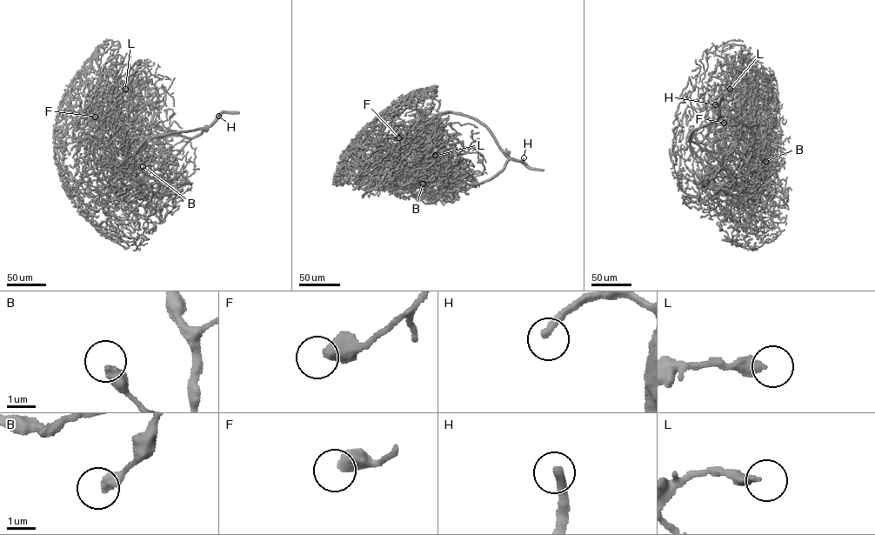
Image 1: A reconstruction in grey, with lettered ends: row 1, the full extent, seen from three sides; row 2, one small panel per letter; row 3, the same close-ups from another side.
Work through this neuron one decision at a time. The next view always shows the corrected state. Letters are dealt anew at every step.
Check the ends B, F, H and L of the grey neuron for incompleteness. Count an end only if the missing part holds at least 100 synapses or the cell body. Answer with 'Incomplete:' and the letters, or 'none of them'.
Incomplete: H

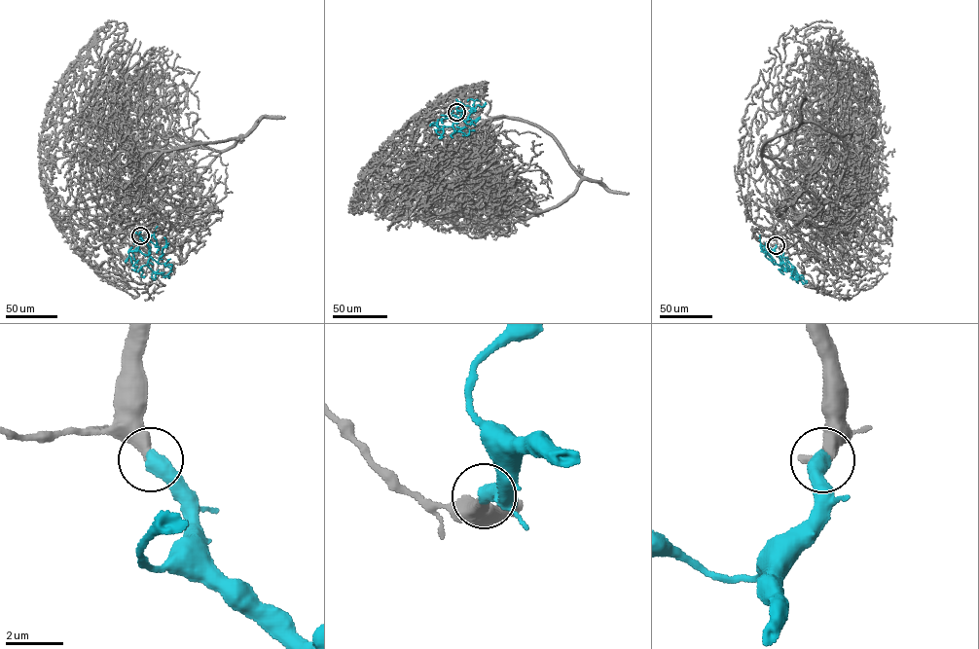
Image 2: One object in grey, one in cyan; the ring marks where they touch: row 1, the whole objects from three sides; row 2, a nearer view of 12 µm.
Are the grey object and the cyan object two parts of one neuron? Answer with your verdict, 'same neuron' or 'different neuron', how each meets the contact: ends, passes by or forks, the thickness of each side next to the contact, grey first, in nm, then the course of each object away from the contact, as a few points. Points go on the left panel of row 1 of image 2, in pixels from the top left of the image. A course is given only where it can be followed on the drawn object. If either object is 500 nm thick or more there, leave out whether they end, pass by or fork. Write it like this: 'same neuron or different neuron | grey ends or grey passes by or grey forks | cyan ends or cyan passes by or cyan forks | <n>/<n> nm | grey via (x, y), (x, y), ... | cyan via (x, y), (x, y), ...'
same neuron | 400/550 nm | grey via (140, 235), (159, 221), (144, 178), (162, 154), (242, 136), (137, 149), (118, 126), (130, 89), (95, 128) | cyan via (140, 235), (147, 244), (150, 258), (142, 270), (134, 270), (136, 267), (129, 257), (126, 262), (132, 248)

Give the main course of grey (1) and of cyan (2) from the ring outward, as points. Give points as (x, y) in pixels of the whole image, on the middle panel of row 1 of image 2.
1: (456, 113), (474, 145), (493, 117), (540, 126), (581, 180), (520, 217), (451, 198), (463, 175), (420, 220)
2: (456, 113), (461, 111), (457, 121), (439, 134), (438, 123), (430, 125), (443, 120)

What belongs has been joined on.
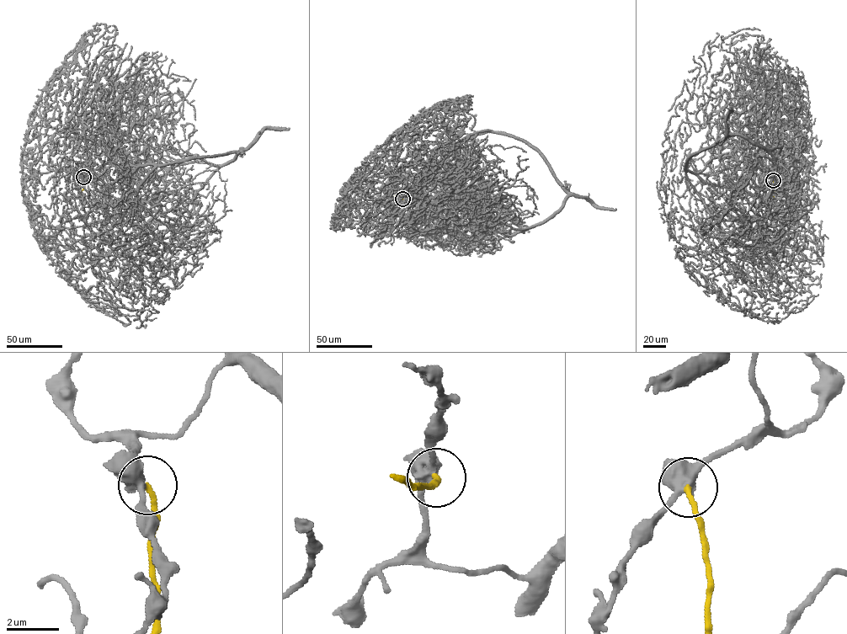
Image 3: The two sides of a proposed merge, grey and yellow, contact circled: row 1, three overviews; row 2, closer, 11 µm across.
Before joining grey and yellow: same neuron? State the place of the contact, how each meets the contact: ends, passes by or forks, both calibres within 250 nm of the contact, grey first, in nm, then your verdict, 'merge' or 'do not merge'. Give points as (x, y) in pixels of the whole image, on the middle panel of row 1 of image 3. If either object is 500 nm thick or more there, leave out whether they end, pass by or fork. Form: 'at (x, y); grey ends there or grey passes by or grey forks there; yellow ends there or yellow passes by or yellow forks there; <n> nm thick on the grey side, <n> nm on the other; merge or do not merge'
at (402, 199); grey forks there; yellow ends there; 400 nm thick on the grey side, 190 nm on the other; merge

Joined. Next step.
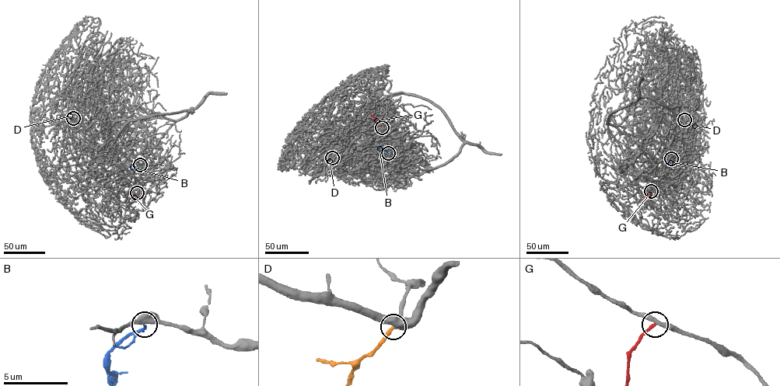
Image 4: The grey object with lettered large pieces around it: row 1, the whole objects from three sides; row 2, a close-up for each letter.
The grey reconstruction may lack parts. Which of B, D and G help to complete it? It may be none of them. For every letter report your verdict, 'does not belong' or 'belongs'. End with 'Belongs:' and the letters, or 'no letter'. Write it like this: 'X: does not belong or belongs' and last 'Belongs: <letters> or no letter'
B: does not belong
D: belongs
G: does not belong
Belongs: D

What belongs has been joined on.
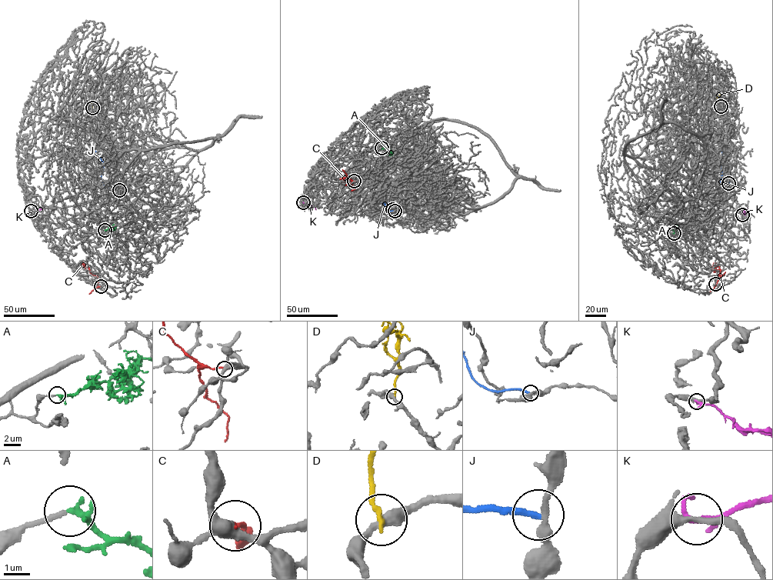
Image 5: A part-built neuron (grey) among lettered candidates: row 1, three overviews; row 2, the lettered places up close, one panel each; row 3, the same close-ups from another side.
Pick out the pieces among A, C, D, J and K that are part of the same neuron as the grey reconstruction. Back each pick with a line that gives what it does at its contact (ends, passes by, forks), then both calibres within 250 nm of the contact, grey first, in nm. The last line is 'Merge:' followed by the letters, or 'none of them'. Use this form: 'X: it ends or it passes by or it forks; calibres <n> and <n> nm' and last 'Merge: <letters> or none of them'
Merge: none of them

